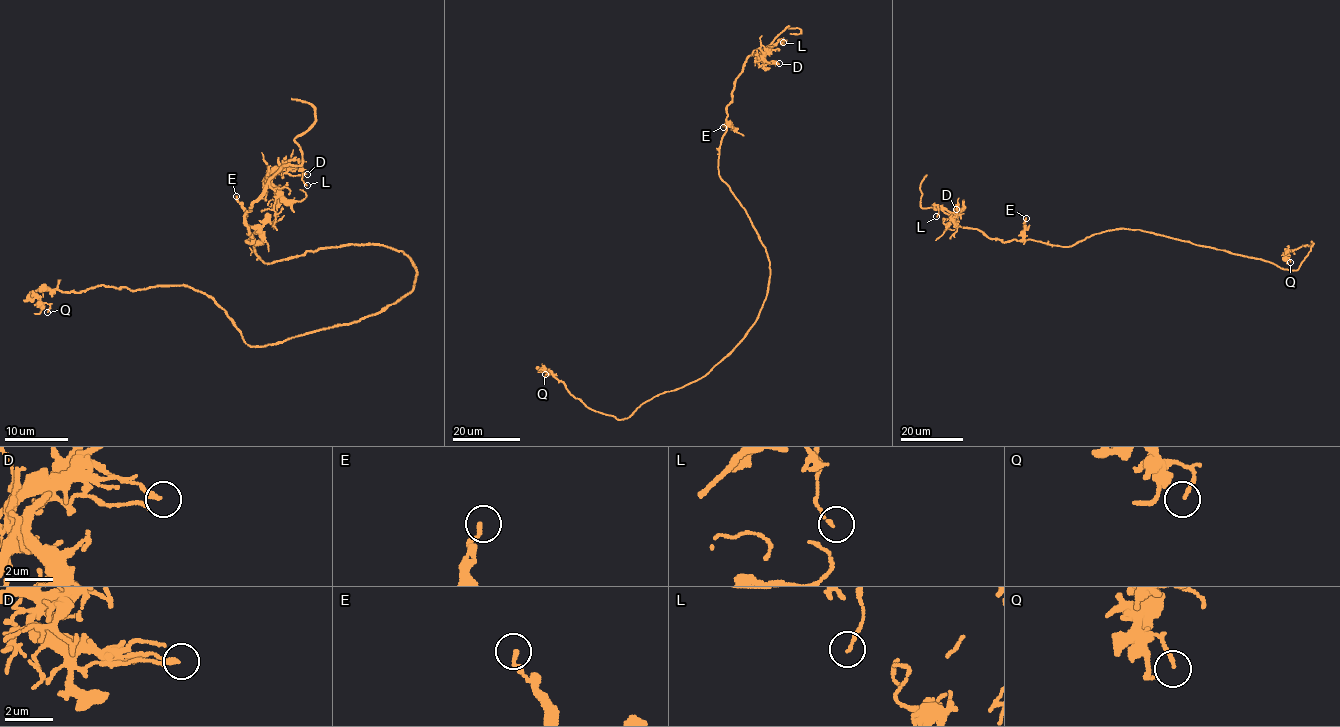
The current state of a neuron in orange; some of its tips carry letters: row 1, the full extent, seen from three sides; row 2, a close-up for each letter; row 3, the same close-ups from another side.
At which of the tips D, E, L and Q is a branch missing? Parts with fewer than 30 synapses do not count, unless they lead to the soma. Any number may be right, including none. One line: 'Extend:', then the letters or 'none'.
Extend: none

